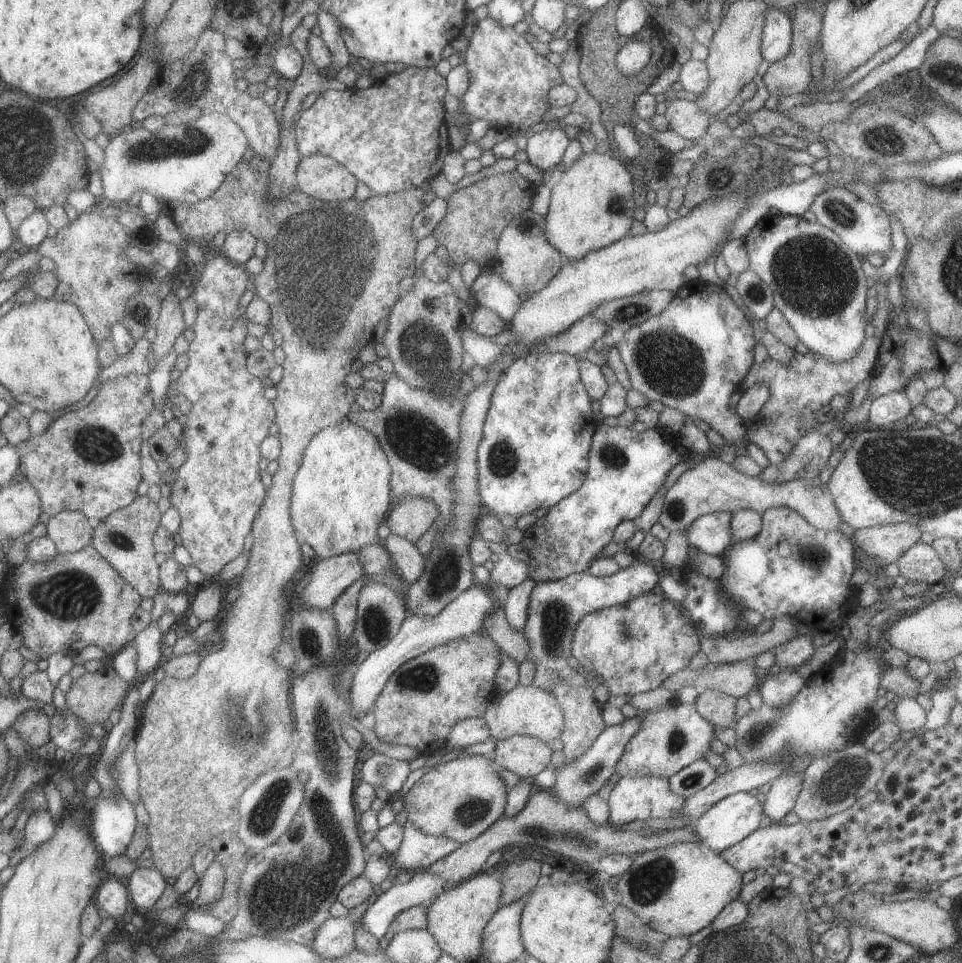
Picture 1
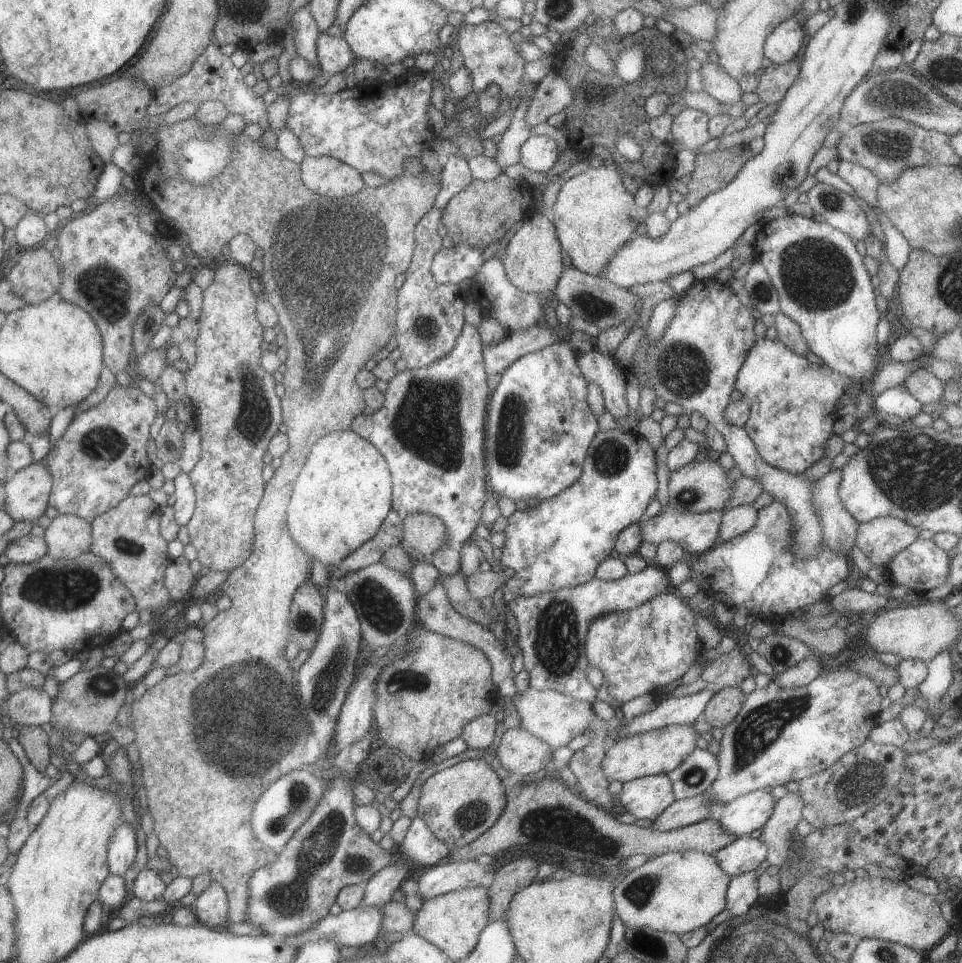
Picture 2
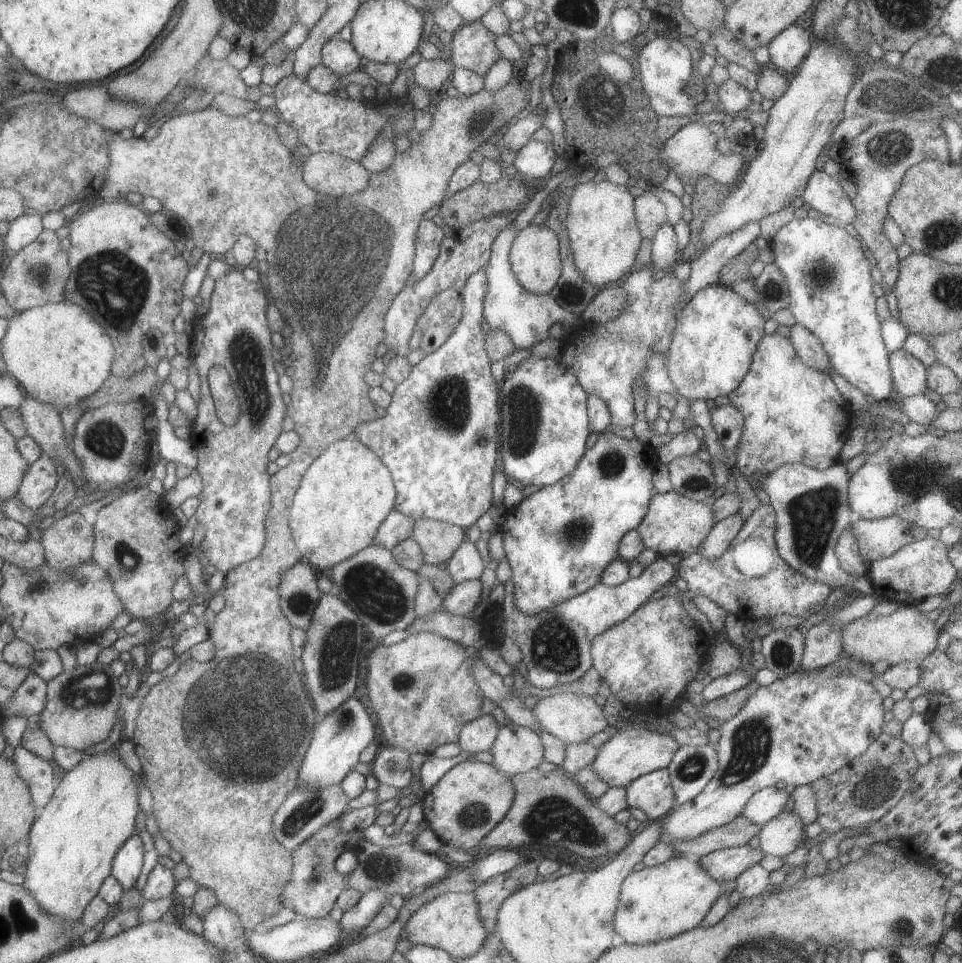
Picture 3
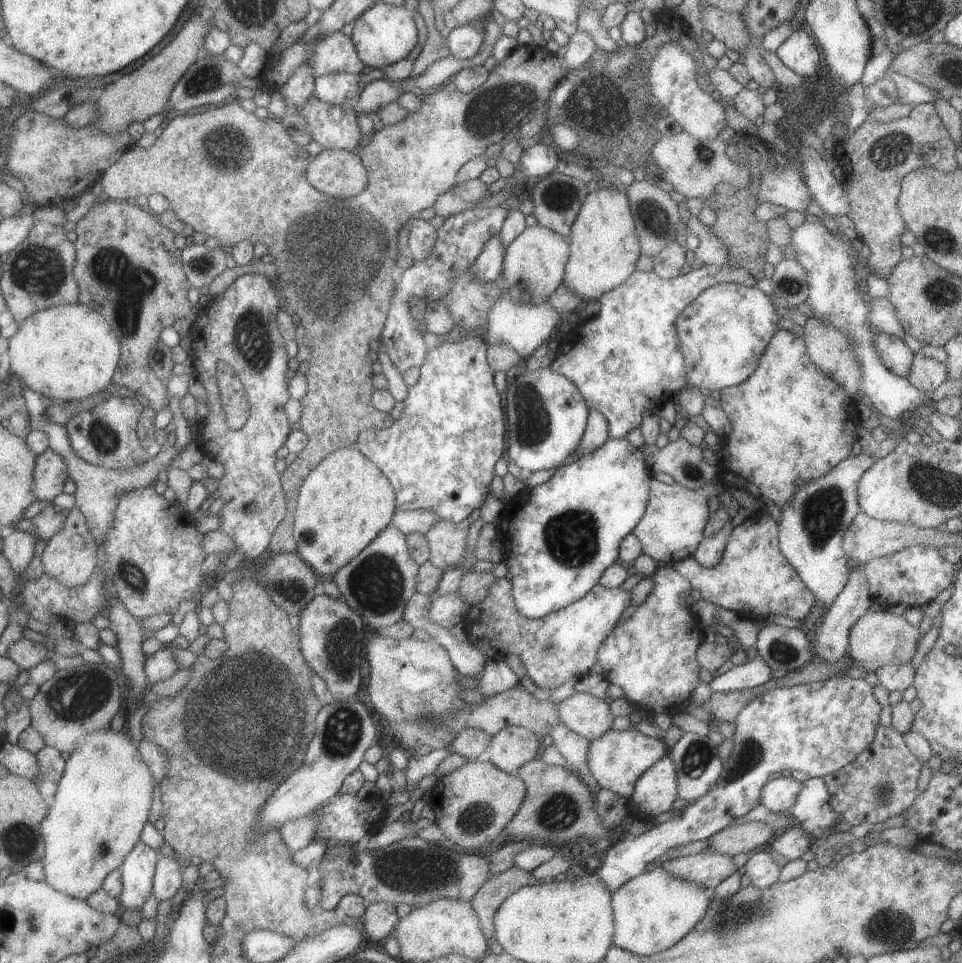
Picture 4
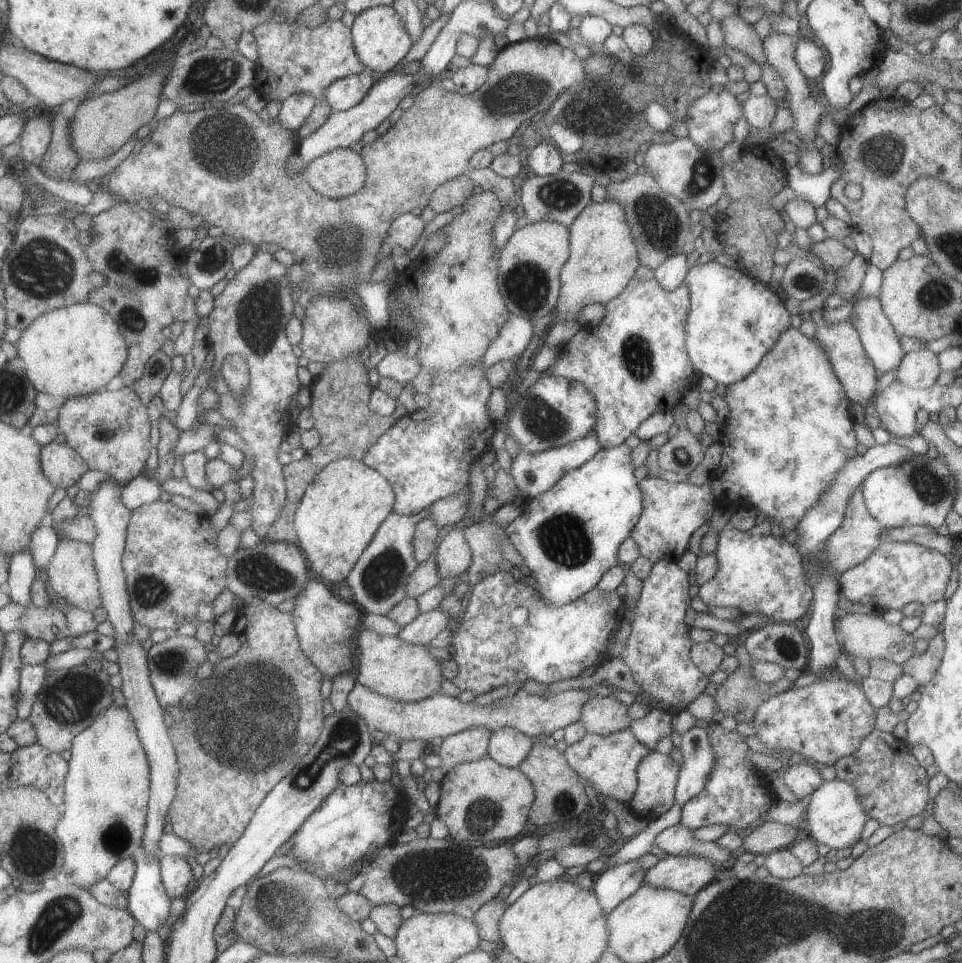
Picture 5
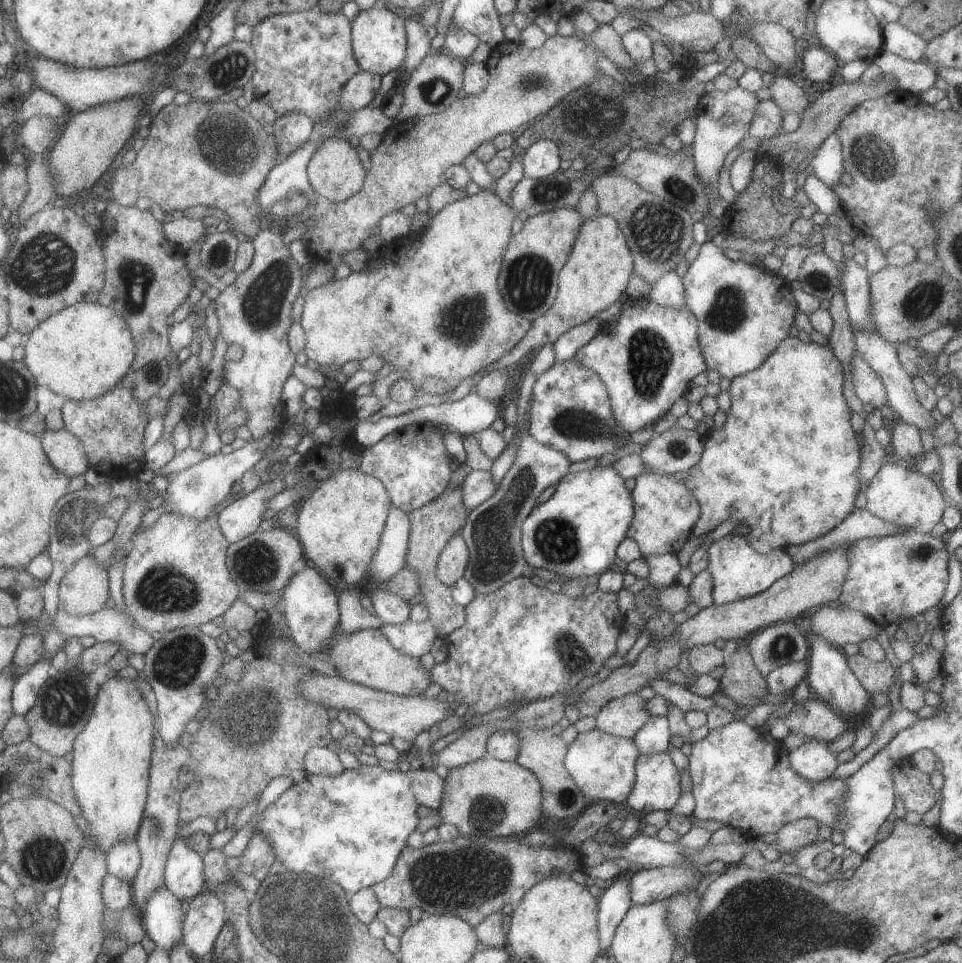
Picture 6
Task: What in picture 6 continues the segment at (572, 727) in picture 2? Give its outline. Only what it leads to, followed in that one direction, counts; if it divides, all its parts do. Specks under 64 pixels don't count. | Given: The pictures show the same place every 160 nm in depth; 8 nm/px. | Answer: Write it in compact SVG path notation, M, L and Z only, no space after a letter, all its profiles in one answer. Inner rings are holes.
M636 693L609 700L593 717L595 726L602 732L615 737L632 739L633 734L652 718L645 708L643 698Z

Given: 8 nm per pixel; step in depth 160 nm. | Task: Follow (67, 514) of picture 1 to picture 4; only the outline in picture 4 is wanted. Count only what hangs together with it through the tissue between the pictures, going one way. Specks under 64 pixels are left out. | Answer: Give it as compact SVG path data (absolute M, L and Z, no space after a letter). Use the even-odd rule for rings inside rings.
M77 507L70 508L70 513L66 516L61 530L58 530L45 542L44 549L39 557L44 573L67 588L80 587L88 581L96 568L97 543L91 536L84 516Z

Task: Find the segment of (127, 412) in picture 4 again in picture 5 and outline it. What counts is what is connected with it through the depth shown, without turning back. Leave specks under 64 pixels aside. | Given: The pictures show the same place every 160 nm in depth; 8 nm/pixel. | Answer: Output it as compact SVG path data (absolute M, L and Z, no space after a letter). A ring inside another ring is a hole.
M123 386L64 399L57 411L58 432L65 436L65 443L81 456L89 470L105 472L121 484L142 474L152 447L150 428L154 423L154 414L133 389Z

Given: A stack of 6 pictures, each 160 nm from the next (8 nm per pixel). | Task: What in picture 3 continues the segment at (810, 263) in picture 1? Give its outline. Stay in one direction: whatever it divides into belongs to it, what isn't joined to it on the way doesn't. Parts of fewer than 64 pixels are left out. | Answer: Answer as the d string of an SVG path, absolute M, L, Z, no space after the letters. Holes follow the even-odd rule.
M793 218L781 226L768 247L773 254L773 266L783 274L789 292L789 310L795 323L809 330L821 344L823 352L832 370L843 377L849 384L859 389L863 395L869 395L874 404L886 404L896 397L896 390L891 382L888 364L888 352L880 334L880 321L876 312L876 297L871 289L874 285L870 275L870 264L865 252L860 249L860 240L850 236L843 226L825 224L820 219Z

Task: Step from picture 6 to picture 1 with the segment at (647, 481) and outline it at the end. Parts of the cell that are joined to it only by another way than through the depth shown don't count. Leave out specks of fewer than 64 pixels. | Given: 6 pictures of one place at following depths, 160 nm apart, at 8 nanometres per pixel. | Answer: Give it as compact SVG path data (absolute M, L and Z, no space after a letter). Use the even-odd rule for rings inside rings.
M731 512L702 515L684 530L688 547L707 555L722 556L733 543L730 522Z

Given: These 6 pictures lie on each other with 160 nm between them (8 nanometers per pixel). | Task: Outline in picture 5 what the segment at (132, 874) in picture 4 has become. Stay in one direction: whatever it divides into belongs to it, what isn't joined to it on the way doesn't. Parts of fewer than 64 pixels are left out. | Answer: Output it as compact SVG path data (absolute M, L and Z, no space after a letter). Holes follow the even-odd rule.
M143 850L133 855L136 871L126 892L126 909L147 932L155 931L171 918L167 896L160 879L159 861Z

